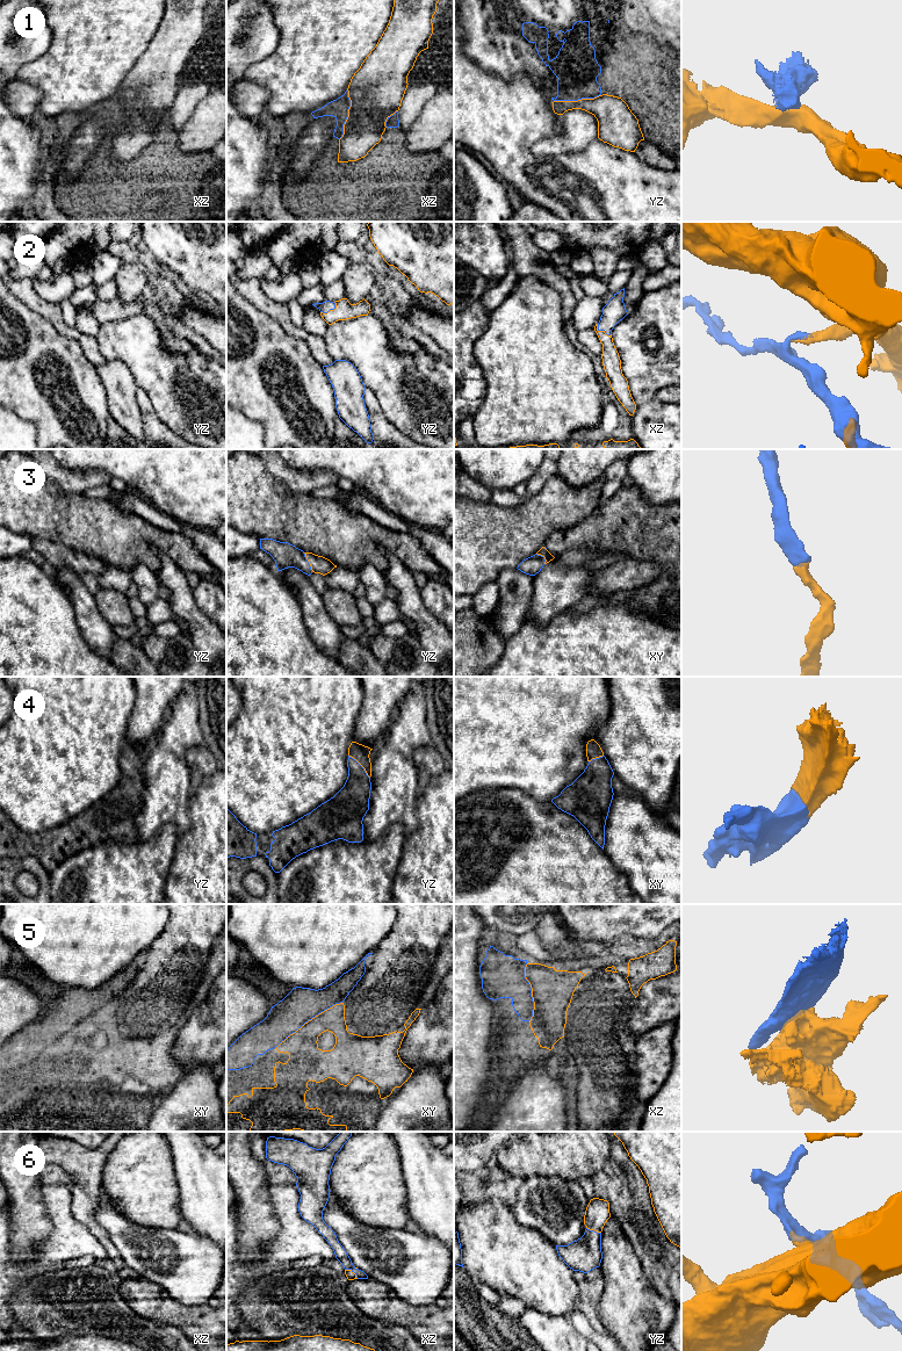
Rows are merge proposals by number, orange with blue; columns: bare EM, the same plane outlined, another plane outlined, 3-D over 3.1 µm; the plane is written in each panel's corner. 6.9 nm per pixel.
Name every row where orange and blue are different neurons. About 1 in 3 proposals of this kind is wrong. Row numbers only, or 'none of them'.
1, 5

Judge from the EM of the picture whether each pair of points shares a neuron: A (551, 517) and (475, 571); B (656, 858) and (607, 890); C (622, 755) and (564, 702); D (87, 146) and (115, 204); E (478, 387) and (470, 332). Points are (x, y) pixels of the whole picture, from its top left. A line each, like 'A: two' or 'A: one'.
A: one
B: two
C: two
D: two
E: one

